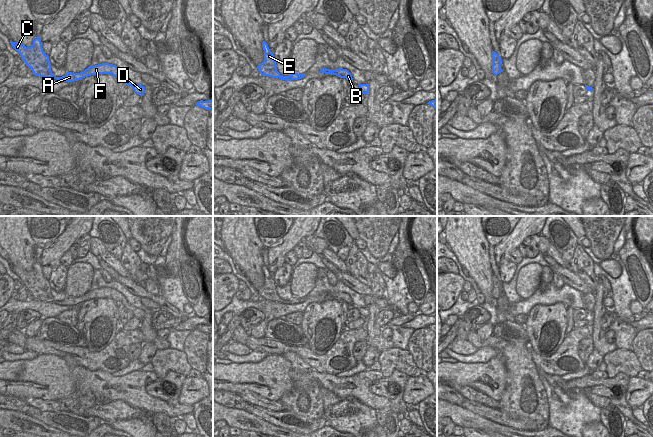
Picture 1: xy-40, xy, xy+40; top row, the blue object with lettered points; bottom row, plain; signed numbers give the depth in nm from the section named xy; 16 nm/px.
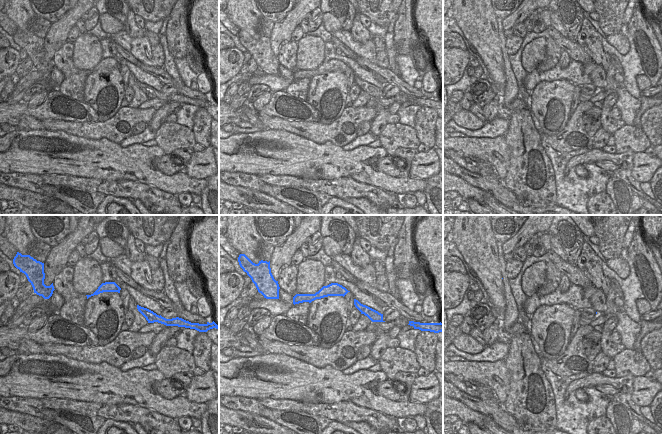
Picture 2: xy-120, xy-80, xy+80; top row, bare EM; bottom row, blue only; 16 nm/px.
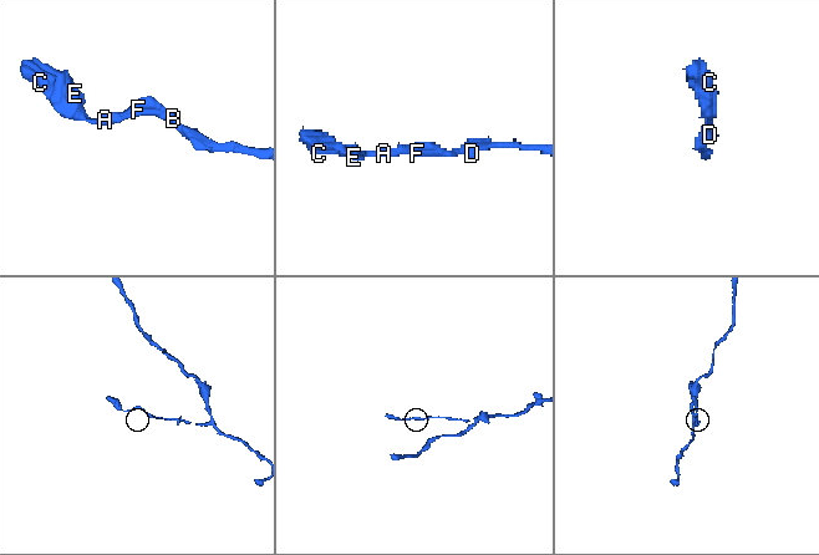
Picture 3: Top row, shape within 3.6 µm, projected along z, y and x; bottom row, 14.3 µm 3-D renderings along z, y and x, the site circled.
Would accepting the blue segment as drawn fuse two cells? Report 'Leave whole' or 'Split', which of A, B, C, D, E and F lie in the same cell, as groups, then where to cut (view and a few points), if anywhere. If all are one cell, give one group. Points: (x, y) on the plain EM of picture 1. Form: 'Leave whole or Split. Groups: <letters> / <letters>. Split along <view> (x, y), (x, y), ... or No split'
Leave whole. Groups: A B C D E F. No split.

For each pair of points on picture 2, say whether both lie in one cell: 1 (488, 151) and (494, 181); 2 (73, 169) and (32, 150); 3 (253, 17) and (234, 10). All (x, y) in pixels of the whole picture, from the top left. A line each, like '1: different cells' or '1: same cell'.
1: different cells
2: same cell
3: same cell

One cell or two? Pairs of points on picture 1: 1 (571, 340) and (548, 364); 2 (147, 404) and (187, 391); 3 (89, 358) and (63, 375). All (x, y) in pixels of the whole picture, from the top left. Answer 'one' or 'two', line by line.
1: one
2: two
3: two

